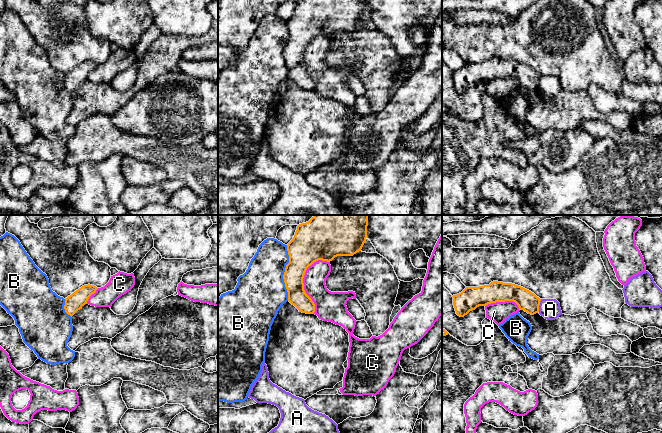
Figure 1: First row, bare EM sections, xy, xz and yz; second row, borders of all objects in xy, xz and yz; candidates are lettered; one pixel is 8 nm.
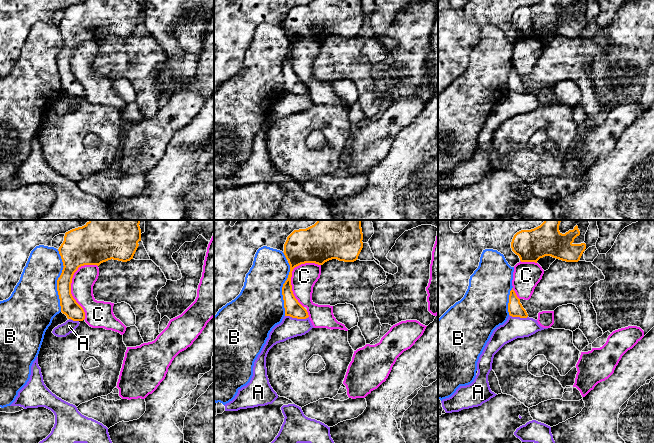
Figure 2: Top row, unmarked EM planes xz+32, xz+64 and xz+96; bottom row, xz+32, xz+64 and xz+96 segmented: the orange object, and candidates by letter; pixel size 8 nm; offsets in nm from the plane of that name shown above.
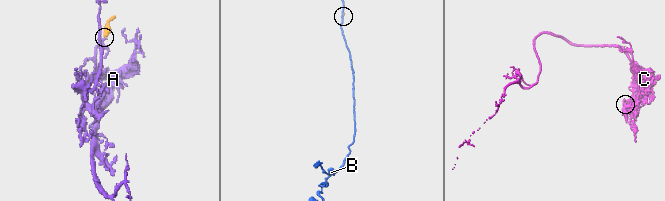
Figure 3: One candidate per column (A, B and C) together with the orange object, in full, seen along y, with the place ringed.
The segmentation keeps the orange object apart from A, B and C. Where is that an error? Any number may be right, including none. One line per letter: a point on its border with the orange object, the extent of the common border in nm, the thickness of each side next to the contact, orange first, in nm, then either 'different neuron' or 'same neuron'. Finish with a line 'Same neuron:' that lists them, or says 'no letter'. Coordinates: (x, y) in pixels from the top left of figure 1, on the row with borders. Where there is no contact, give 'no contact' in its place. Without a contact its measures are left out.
A: contact yz (538, 305); length 110 nm; calibres 160 and 160 nm; different neuron
B: contact xz (284, 273); length 440 nm; calibres 260 and 400 nm; different neuron
C: contact xz (303, 284); length 440 nm; calibres 220 and 200 nm; different neuron
Same neuron: no letter

